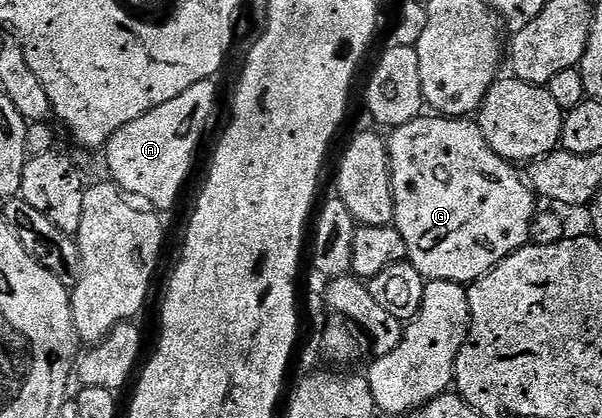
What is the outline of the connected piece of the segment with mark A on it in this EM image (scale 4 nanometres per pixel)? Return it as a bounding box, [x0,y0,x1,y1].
[105,80,215,210]

